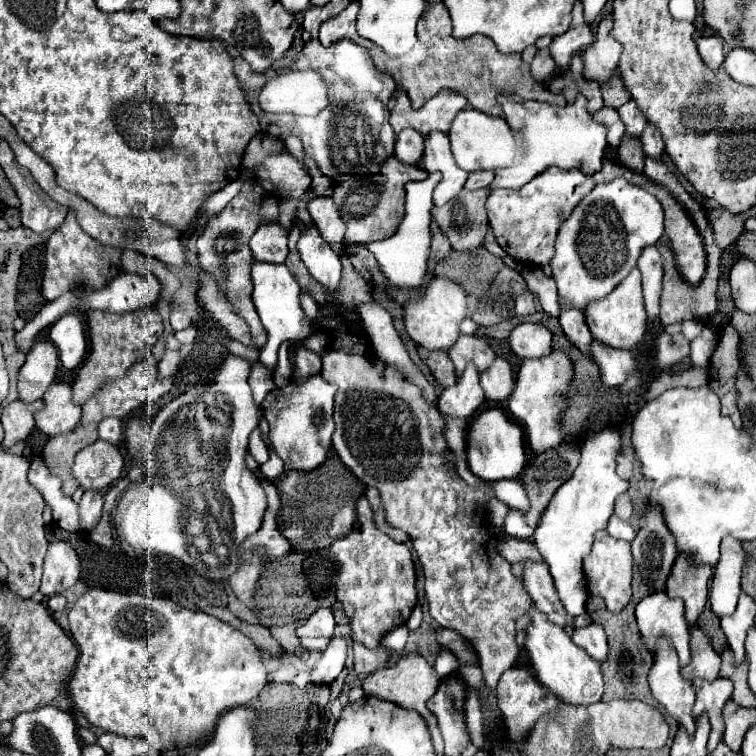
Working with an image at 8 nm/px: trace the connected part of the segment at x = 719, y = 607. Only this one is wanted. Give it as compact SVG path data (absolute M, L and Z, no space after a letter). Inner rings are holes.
M725 538L721 542L721 560L715 568L715 578L711 586L709 606L717 618L731 616L737 608L737 598L741 594L741 570L745 566L745 554L739 540Z

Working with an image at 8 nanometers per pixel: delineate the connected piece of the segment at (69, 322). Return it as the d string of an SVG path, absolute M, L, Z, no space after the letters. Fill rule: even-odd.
M73 310L63 314L51 326L51 340L59 348L59 360L65 370L75 370L87 356L87 322L85 314Z

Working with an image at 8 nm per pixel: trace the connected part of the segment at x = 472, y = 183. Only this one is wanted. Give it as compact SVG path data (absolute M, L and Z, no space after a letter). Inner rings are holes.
M471 172L467 182L465 182L465 188L469 190L481 190L481 188L487 188L493 180L493 172Z

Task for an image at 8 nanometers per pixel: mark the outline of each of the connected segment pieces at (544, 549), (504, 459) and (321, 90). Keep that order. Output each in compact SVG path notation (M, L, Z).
M605 428L589 436L581 446L581 462L577 472L555 492L533 534L533 542L537 544L543 560L549 564L559 600L563 602L569 616L585 614L587 588L581 570L583 560L591 552L595 532L607 526L607 520L613 514L615 498L627 490L627 482L621 480L615 472L615 456L619 454L619 448L621 440L617 428Z
M489 408L481 412L467 430L467 466L469 470L485 482L517 478L525 466L525 450L523 450L523 428L513 420L505 418L505 414L497 408Z
M287 70L263 86L259 104L263 110L299 110L301 116L313 116L325 106L325 84L315 72Z

